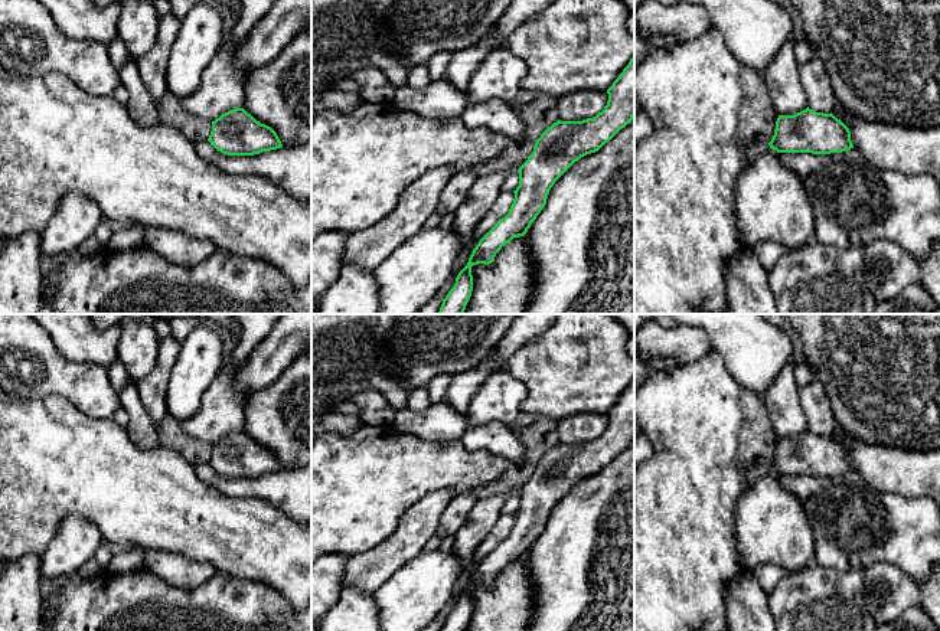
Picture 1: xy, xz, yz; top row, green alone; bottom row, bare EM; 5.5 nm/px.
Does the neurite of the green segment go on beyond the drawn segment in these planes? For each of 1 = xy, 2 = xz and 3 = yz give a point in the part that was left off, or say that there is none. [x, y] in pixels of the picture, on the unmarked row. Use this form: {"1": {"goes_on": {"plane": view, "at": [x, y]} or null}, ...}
{"1": {"goes_on": null}, "2": {"goes_on": null}, "3": {"goes_on": null}}

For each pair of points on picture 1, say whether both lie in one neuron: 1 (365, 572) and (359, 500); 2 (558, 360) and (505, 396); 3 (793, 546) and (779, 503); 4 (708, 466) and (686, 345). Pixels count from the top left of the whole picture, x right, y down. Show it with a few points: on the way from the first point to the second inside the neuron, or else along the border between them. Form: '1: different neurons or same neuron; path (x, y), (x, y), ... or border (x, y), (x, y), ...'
1: different neurons; border (391, 532), (371, 548), (346, 558)
2: different neurons; border (506, 369), (526, 388), (521, 411)
3: same neuron; path (783, 536), (779, 532), (779, 513)
4: different neurons; border (714, 347), (697, 359), (682, 363)

